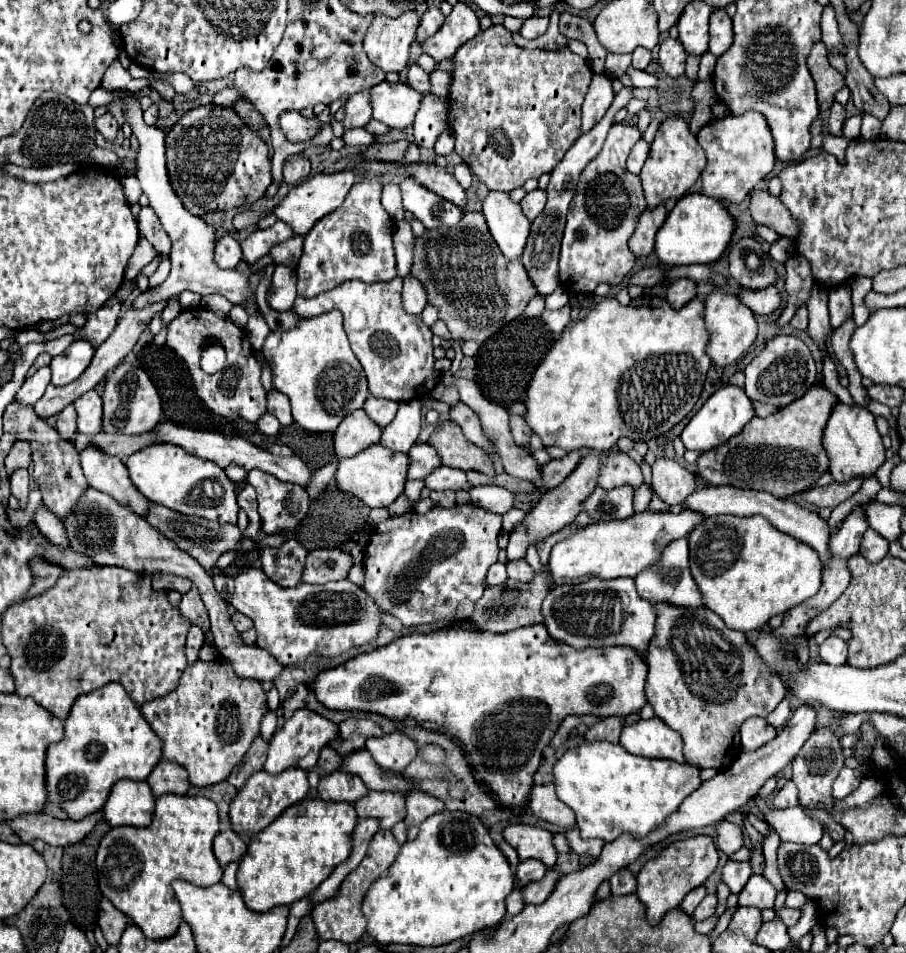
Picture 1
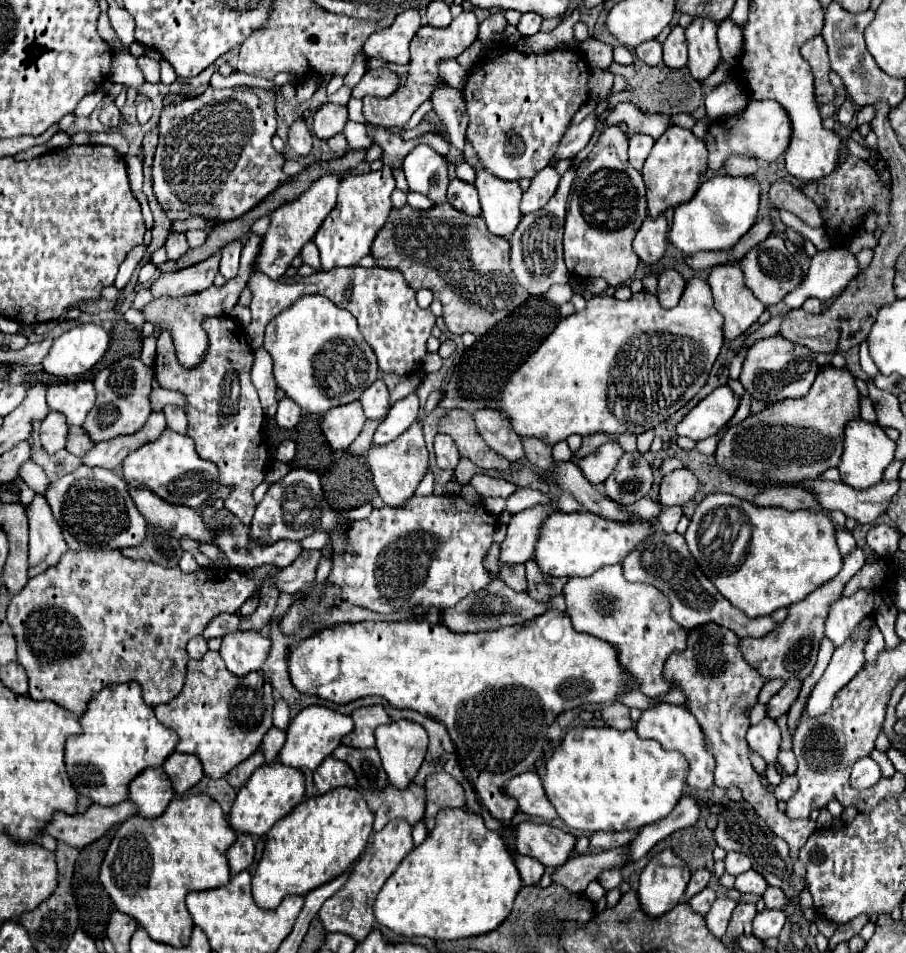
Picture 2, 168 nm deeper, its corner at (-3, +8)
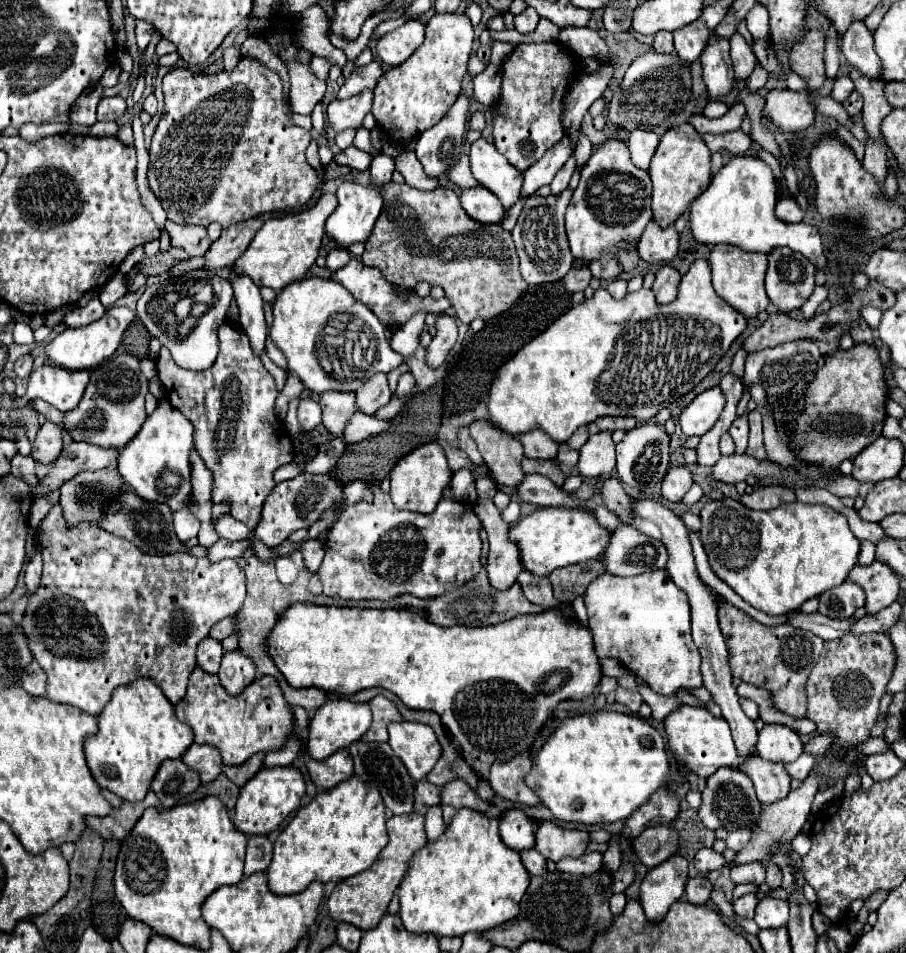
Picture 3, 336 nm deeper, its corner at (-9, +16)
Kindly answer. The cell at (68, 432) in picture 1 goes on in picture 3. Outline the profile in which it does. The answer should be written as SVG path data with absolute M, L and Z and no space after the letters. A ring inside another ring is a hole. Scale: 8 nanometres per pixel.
M46 420L42 428L36 434L36 440L32 444L32 458L42 464L50 464L60 456L62 452L62 430L54 422Z

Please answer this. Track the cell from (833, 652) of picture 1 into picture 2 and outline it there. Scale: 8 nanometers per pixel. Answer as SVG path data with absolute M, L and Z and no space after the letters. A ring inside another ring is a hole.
M858 590L852 596L842 596L832 602L826 616L826 636L840 646L852 636L860 620L874 610L874 594L870 590Z

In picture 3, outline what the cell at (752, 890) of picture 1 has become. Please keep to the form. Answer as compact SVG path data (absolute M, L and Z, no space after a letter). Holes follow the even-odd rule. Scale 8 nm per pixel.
M750 862L750 864L740 864L730 870L730 878L734 884L756 884L762 886L766 878L766 868L762 862Z

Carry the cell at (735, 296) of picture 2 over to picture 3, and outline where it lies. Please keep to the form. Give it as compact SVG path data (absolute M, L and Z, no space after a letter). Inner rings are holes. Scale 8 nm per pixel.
M718 244L712 248L710 254L710 266L712 266L712 282L716 294L736 308L744 318L756 318L760 312L768 308L768 296L764 290L764 274L766 274L766 254L758 252L744 252L730 244Z

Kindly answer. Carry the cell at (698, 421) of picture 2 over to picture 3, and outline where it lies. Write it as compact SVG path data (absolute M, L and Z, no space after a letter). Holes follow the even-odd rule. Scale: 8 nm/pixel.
M720 386L704 390L698 394L680 414L680 428L686 436L702 436L706 434L716 420L720 418L726 406L726 396Z

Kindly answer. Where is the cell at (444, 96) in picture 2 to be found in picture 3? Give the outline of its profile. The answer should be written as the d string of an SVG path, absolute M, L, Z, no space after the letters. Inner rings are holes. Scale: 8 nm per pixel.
M484 138L472 142L470 166L474 178L502 202L504 210L516 204L524 184L522 172L512 168L512 164L494 148L494 144L486 142Z

